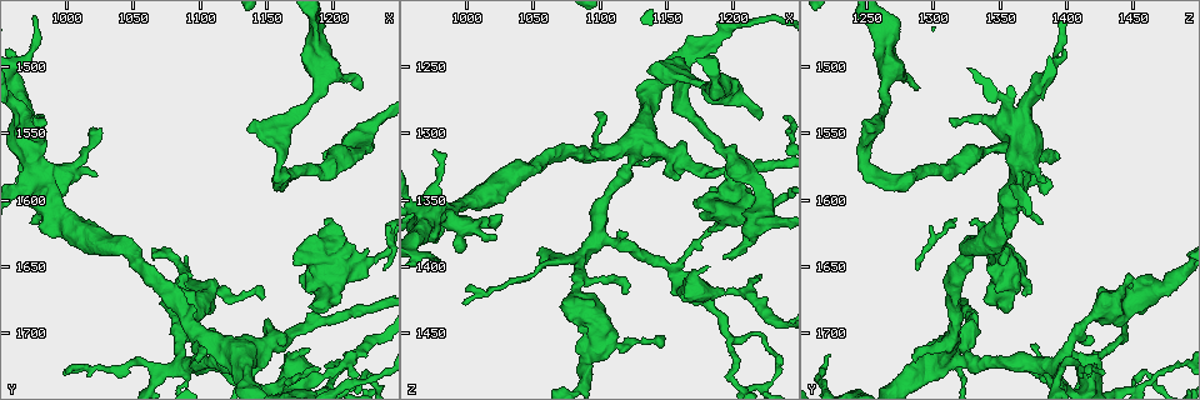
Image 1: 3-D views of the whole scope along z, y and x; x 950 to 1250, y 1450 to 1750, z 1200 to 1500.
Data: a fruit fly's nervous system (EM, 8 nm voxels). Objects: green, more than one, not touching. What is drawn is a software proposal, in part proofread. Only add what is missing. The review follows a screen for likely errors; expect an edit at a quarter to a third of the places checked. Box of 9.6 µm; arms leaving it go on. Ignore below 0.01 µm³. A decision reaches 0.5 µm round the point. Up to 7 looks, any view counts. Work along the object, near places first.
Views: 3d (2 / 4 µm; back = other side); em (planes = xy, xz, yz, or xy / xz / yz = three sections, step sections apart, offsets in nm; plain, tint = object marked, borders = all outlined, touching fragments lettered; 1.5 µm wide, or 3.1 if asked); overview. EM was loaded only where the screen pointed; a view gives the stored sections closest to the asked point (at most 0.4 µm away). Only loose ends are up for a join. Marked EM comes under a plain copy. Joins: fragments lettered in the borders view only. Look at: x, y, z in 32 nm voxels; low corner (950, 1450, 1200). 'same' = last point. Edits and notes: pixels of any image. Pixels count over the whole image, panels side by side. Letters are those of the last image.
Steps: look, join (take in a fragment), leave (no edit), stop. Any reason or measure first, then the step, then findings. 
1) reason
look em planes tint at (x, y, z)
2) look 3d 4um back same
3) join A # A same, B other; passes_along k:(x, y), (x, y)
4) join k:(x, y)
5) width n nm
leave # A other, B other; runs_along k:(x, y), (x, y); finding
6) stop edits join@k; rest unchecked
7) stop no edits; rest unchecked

stops while still wide
look 3d 4um at (1194, 1618, 1328)

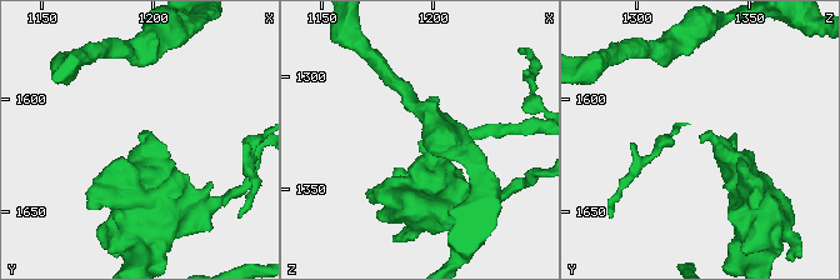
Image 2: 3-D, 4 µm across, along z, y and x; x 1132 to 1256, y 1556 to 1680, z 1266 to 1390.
shape alone is not enough
look em planes borders at (1194, 1620, 1328)

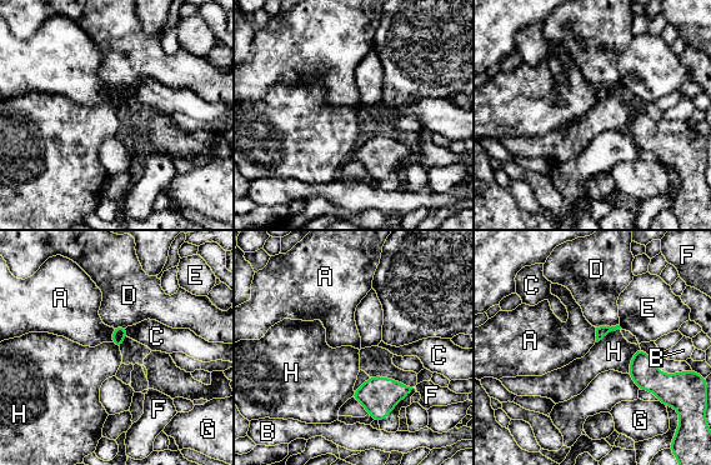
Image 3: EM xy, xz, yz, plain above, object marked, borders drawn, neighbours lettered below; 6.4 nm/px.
leave # A other, B other, C other, D other, E other, F other, G other, H other; border 3:(640, 348), (634, 354), (627, 373); no lettered fragment goes on from it

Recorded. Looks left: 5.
an open end
look em planes borders at (1190, 1566, 1396)

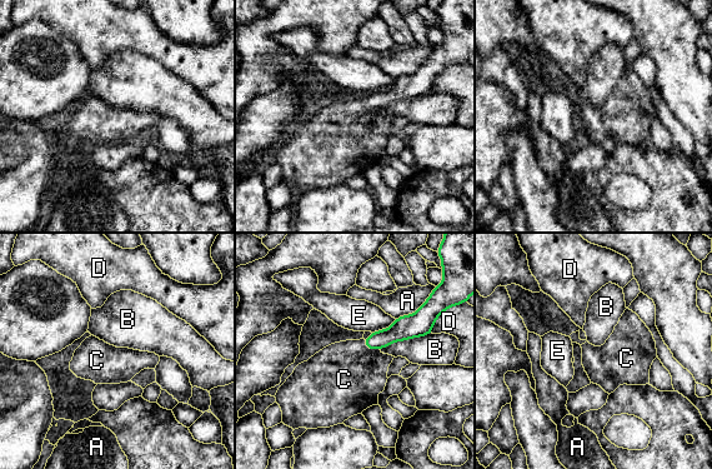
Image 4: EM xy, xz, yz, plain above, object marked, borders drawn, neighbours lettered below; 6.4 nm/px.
longest_contact B 360 nm
join C # A other, B other, C same, D other, E other; passes_along 4:(402, 329), (369, 348), (345, 378); the cell continues

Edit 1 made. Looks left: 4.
an open end
look 3d 2um at (978, 1620, 1382)

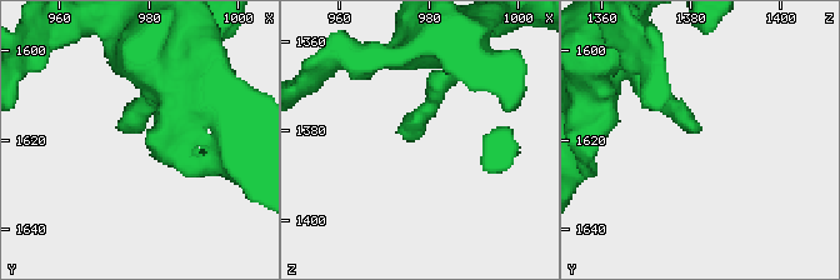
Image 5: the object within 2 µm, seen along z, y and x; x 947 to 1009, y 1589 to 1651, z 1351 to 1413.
look em xy step 8 borders at (977, 1617, 1382)

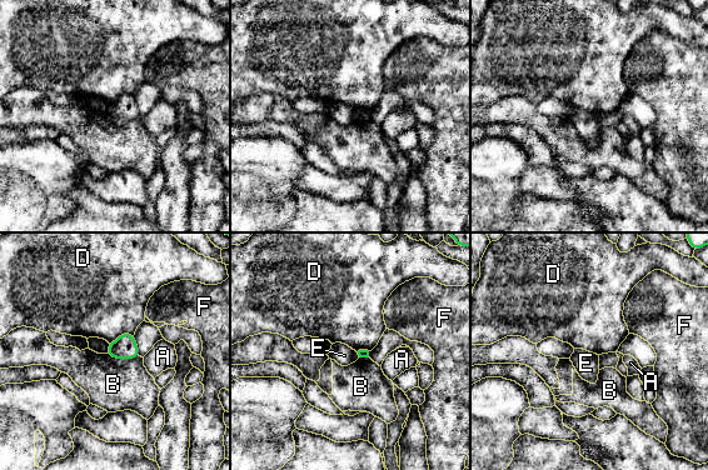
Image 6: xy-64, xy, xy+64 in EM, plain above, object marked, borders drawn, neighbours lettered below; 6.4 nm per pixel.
leave # A other, B other, D other, E other, F other; none of them fits

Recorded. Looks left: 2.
stop edits join@4; rest unchecked

